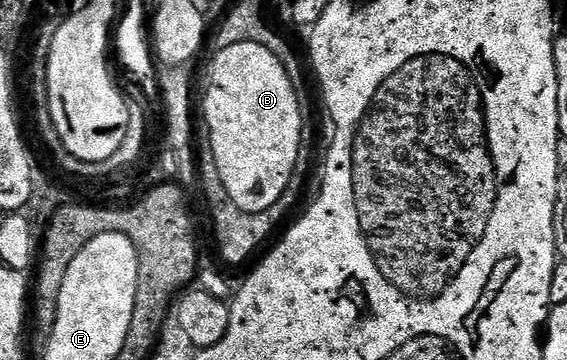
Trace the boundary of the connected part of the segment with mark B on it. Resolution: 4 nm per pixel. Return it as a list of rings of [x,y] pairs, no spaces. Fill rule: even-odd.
[[[234,44],[225,50],[216,50],[213,55],[212,71],[208,74],[208,91],[204,94],[204,122],[208,125],[206,133],[212,142],[214,160],[218,164],[218,176],[222,176],[222,184],[226,184],[226,192],[230,192],[230,200],[234,200],[234,204],[238,204],[238,208],[242,208],[242,212],[257,214],[263,210],[270,210],[282,196],[282,192],[286,192],[286,188],[294,181],[295,174],[292,173],[295,172],[296,161],[300,158],[300,141],[304,138],[304,118],[300,115],[301,95],[294,88],[286,68],[278,60],[278,56],[274,56],[274,52],[270,52],[270,48],[262,48],[262,44]]]

